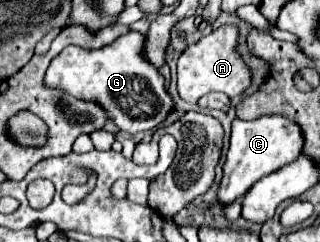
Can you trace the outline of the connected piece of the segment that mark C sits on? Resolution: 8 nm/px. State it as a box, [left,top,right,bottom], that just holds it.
[217,115,303,205]

